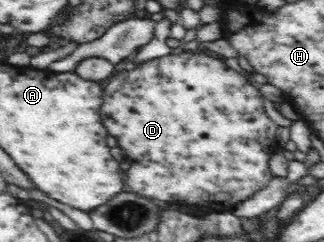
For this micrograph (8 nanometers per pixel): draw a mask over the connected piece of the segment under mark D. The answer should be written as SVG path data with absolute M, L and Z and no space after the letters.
M205 51L169 54L145 62L143 68L111 78L105 84L98 120L127 150L131 160L127 172L129 191L167 203L187 202L209 206L217 213L229 213L233 206L265 188L273 178L269 159L279 149L275 137L278 125L267 114L263 98L258 87L228 66L223 57Z

